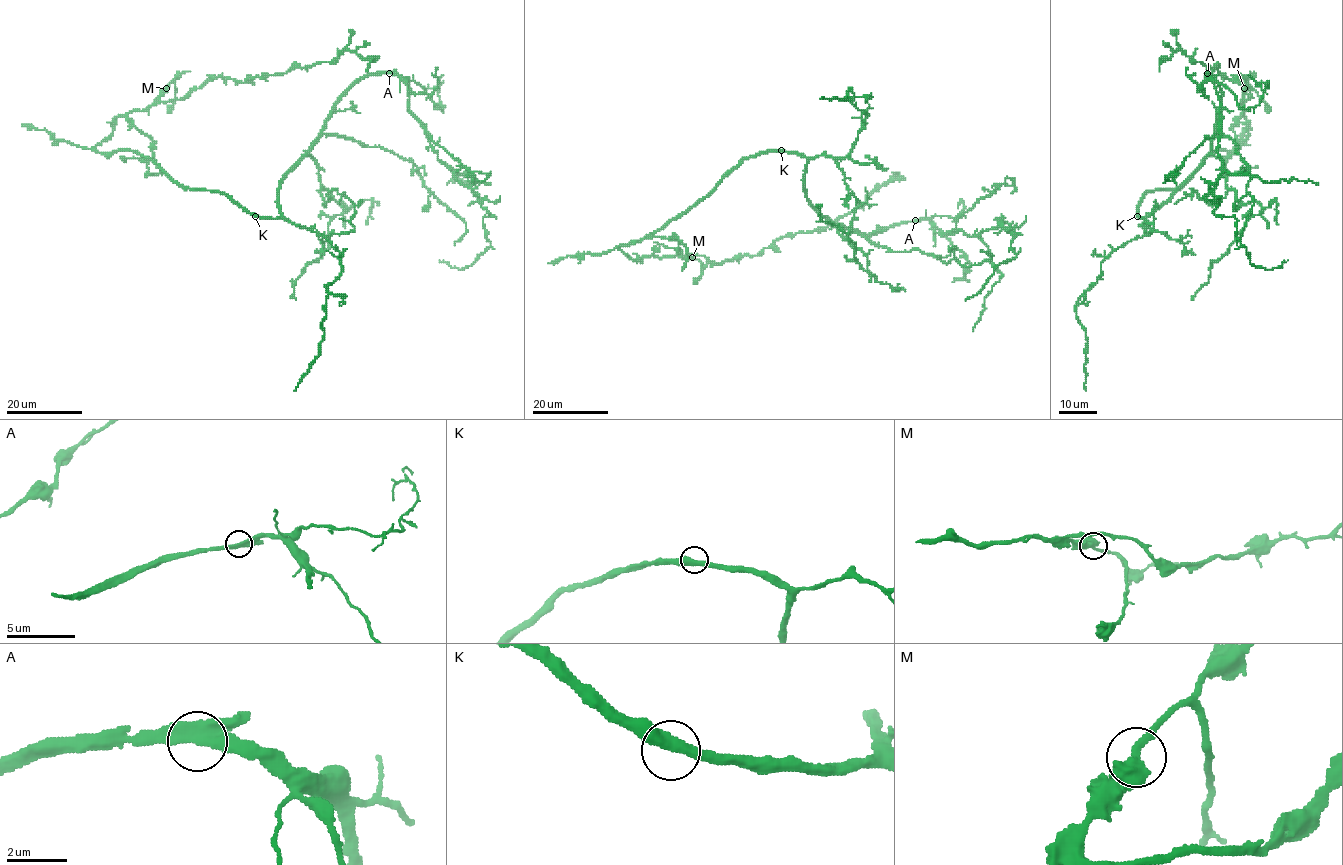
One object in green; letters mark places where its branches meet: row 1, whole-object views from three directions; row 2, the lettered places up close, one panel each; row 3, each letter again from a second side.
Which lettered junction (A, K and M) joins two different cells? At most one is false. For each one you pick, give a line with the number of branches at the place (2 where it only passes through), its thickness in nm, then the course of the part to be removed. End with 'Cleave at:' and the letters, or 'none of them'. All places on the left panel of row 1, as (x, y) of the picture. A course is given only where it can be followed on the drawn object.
Cleave at: none of them

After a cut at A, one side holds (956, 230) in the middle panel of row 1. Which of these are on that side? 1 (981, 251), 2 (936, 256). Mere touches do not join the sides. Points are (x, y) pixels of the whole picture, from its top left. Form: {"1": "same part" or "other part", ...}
{"1": "other part", "2": "other part"}

